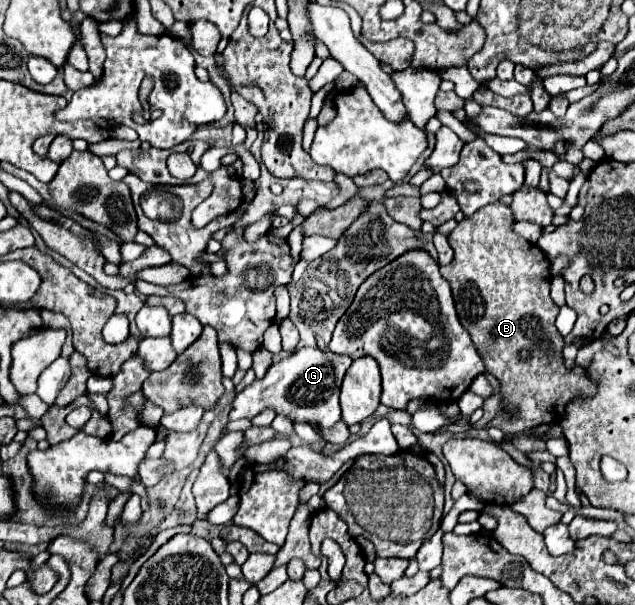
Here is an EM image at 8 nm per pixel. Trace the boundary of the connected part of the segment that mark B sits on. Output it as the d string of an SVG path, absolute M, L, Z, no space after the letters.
M496 202L496 204L488 204L484 208L480 208L476 214L472 216L466 216L462 222L458 222L458 226L448 234L448 242L450 246L454 248L454 260L448 264L448 266L440 266L440 274L450 282L450 288L452 288L452 296L454 296L454 304L456 304L456 312L458 312L458 318L462 322L462 326L468 330L484 366L486 366L486 372L494 374L500 384L502 384L502 394L504 394L504 406L512 406L516 404L520 408L520 412L516 416L506 416L504 412L500 412L498 416L487 425L486 429L490 427L498 427L504 432L507 441L511 441L516 432L524 430L524 428L532 428L532 426L540 426L540 424L556 424L564 418L564 412L566 412L566 404L576 398L576 394L584 394L584 396L590 396L596 392L596 384L586 376L586 370L584 368L574 368L574 370L566 370L564 368L564 358L562 358L562 348L564 348L564 338L558 334L556 326L554 326L554 320L558 316L558 306L552 302L550 298L550 260L546 258L546 254L532 242L524 240L522 236L514 234L512 230L512 224L514 224L514 214L510 210L510 206L502 204L502 202Z

